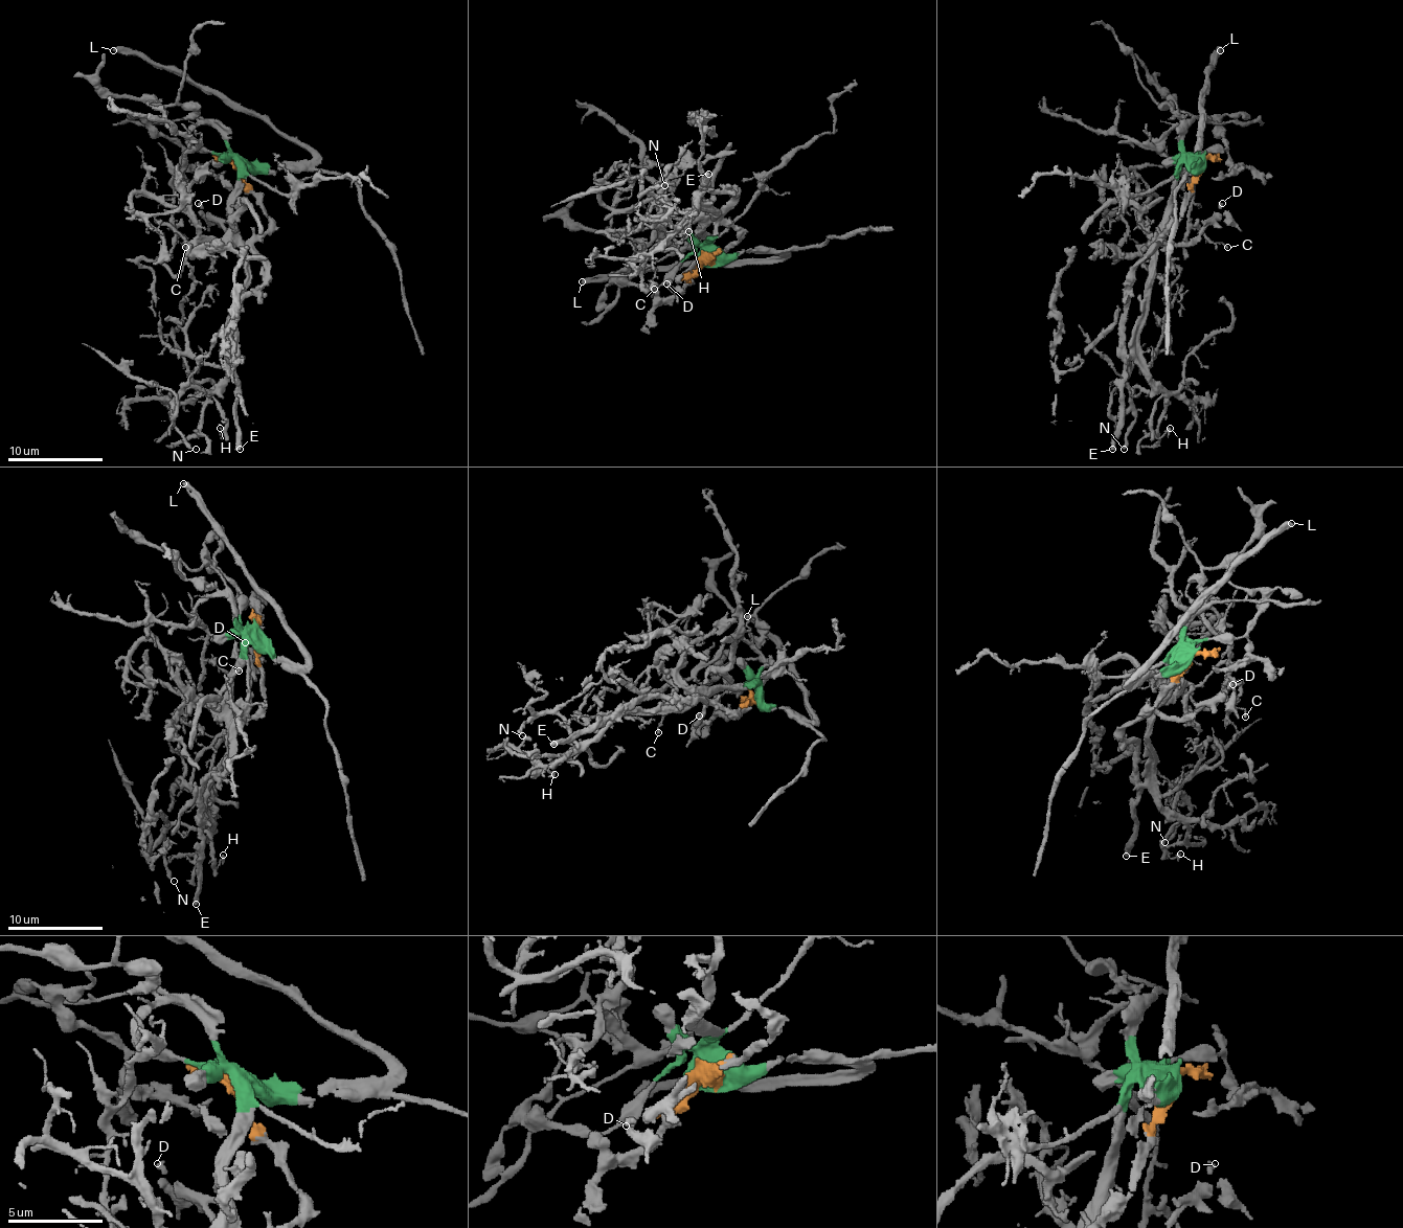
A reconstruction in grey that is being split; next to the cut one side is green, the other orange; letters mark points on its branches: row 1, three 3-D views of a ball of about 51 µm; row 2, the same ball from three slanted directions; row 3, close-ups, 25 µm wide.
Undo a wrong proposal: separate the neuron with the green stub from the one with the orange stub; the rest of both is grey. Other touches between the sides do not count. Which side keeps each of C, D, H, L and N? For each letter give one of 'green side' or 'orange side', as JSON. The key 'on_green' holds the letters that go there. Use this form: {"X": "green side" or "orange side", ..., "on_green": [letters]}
{"C": "green side", "D": "orange side", "H": "green side", "L": "green side", "N": "green side", "on_green": ["C", "H", "L", "N"]}

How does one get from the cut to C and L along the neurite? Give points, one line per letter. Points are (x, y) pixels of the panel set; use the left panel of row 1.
C: (238, 162), (211, 124), (198, 124), (188, 134), (172, 222), (185, 248)
L: (238, 162), (276, 172), (302, 167), (312, 158), (262, 117), (233, 110), (138, 55), (112, 50)

